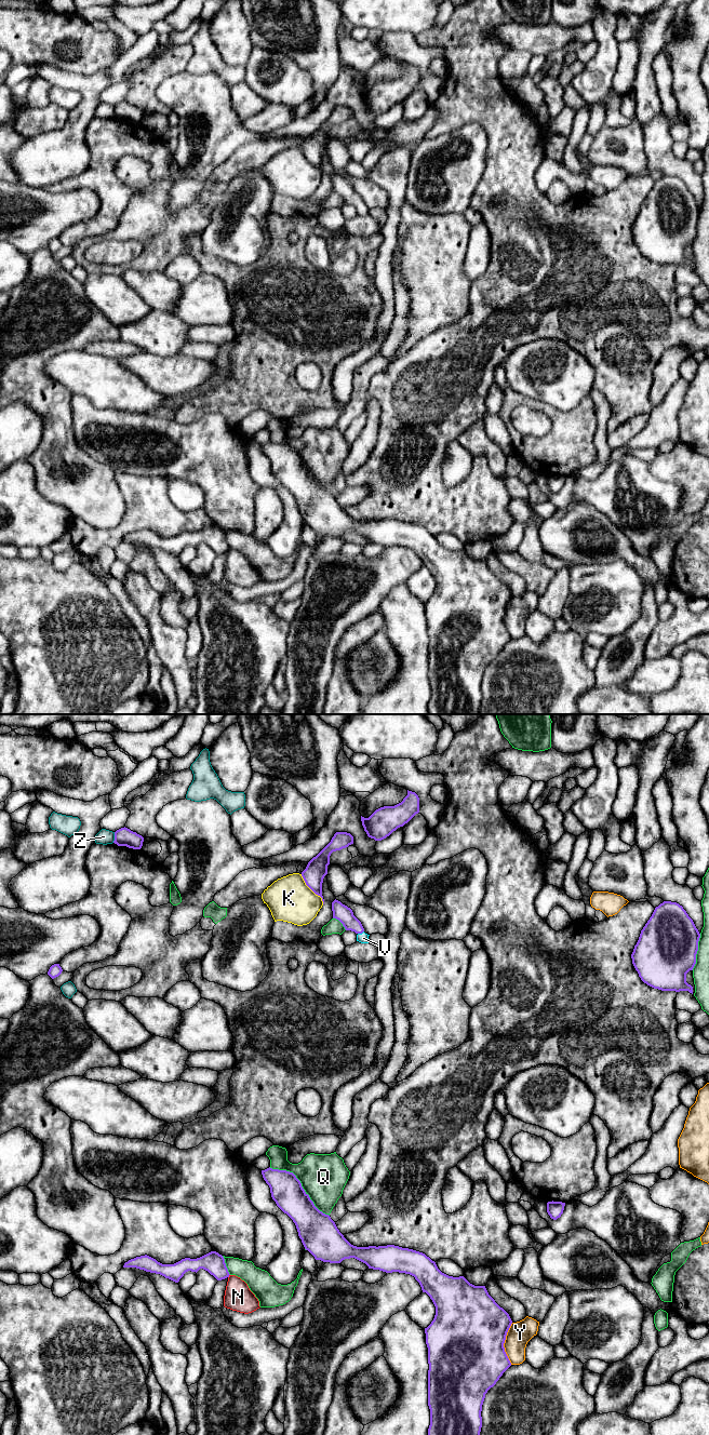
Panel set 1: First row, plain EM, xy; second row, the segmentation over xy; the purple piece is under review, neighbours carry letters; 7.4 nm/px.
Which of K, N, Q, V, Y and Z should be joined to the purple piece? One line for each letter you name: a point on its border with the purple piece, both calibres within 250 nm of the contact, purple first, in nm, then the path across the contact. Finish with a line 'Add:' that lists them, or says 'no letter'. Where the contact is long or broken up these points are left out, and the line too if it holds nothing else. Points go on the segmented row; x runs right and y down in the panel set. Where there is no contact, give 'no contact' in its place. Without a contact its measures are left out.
V: contact xy (360, 933); calibres 120 and 80 nm; way xy (343, 913), (360, 933), (363, 938)
Add: V

